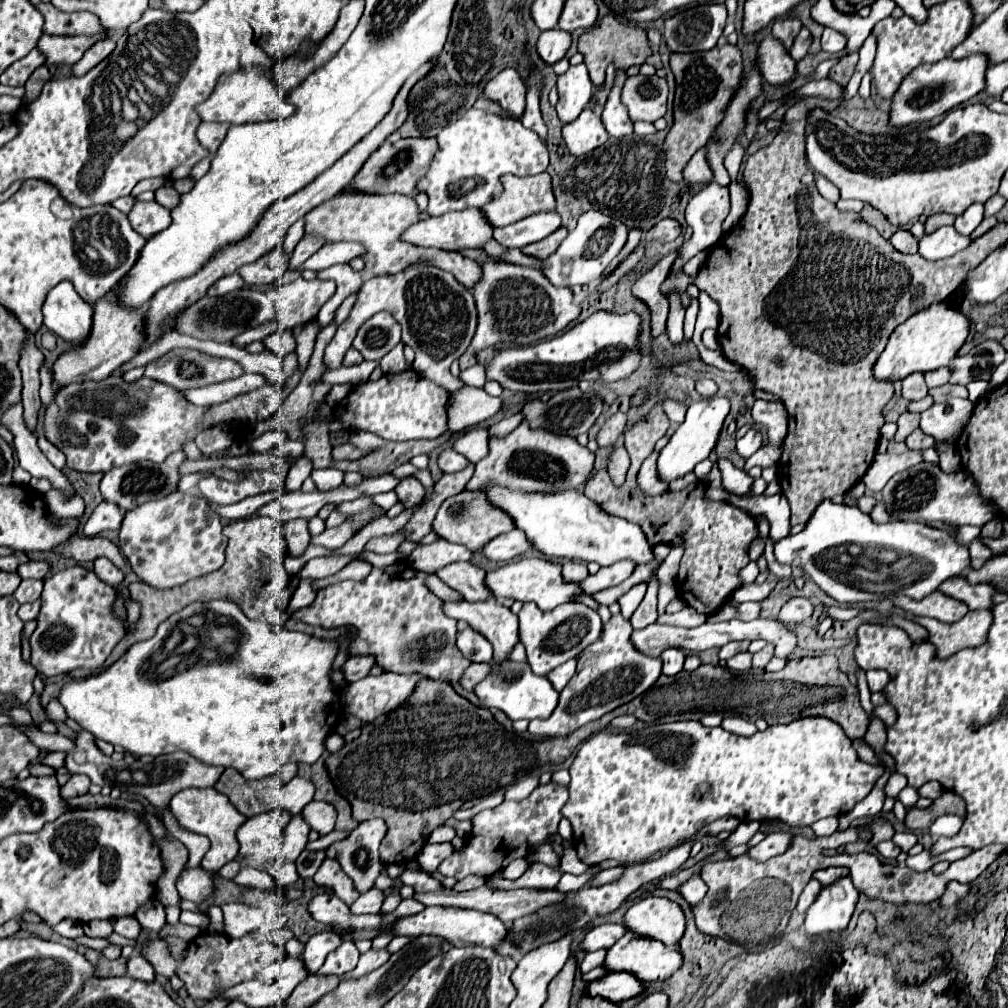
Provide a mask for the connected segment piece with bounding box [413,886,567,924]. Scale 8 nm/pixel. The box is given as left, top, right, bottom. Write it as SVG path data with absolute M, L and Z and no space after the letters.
M481 886L469 892L453 892L453 890L443 890L443 892L425 892L425 894L413 894L413 898L425 906L445 906L445 908L473 908L473 910L483 910L489 912L493 916L497 916L501 922L509 924L521 916L533 914L537 908L555 904L559 900L563 900L567 894L559 892L559 890L531 890L531 888L519 888L519 890L497 890L497 888L489 888L489 886Z

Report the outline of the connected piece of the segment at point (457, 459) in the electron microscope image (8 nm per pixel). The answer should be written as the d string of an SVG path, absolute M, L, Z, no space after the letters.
M445 446L445 448L439 452L437 464L439 464L439 468L441 468L443 472L459 472L459 470L463 470L469 462L467 462L461 454L457 454L457 452L453 452L453 450L449 450L449 448Z

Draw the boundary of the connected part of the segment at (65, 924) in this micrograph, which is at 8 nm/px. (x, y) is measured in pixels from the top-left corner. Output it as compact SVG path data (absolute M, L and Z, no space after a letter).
M61 920L57 926L51 926L51 930L55 930L57 934L61 934L65 938L79 938L79 936L83 936L81 922L75 922L75 920Z

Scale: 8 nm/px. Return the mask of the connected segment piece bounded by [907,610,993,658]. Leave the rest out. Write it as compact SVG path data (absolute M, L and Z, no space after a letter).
M971 610L967 612L965 618L953 624L945 624L933 618L917 618L917 616L907 618L927 628L929 642L936 647L937 656L941 658L949 658L961 648L983 644L993 620L991 610Z

